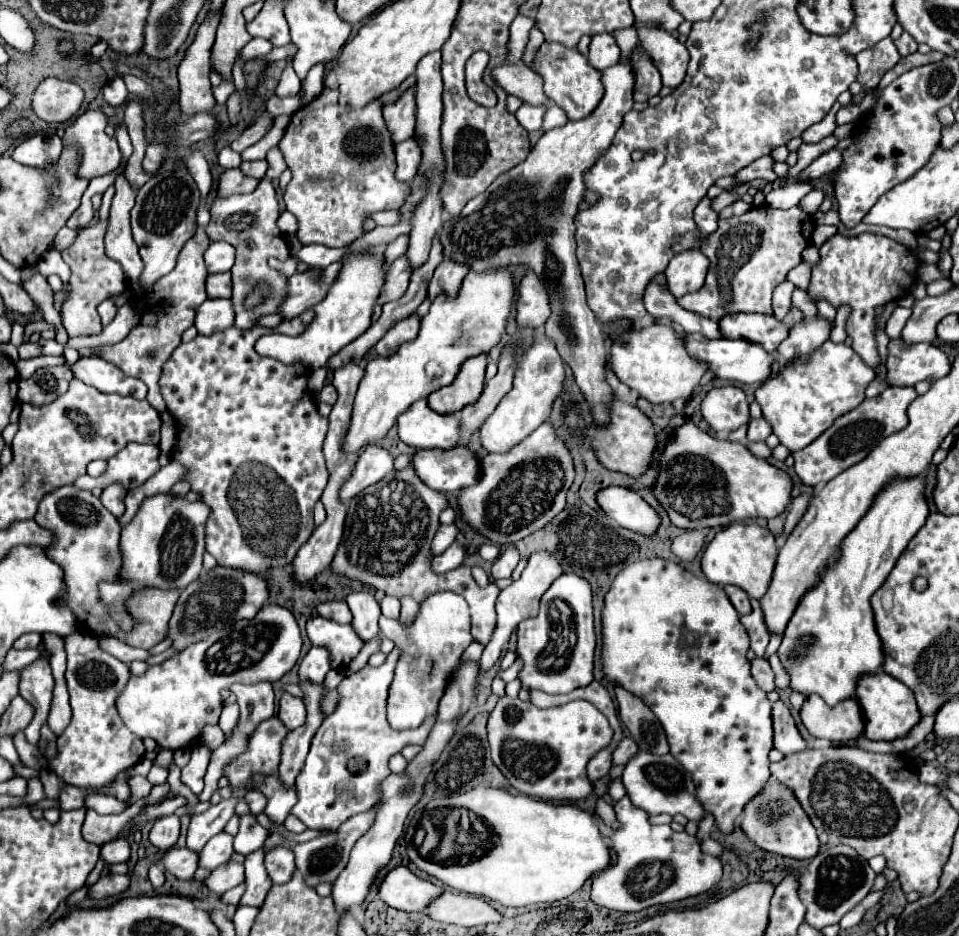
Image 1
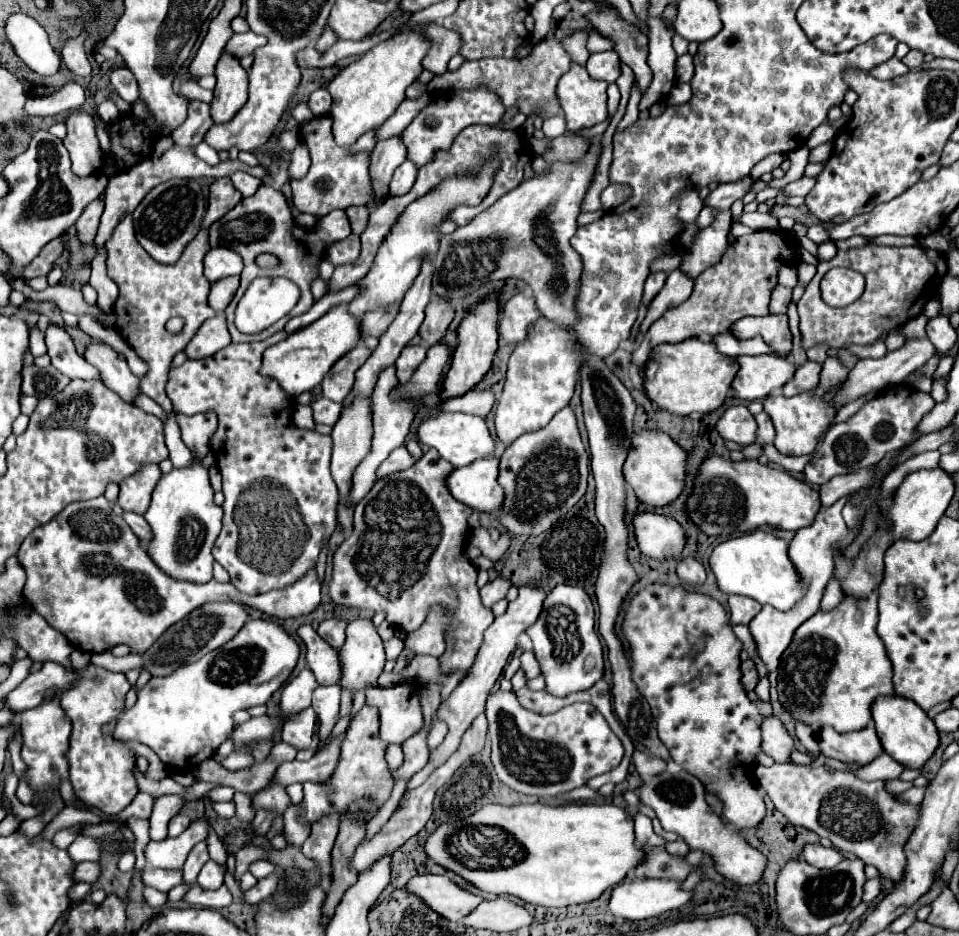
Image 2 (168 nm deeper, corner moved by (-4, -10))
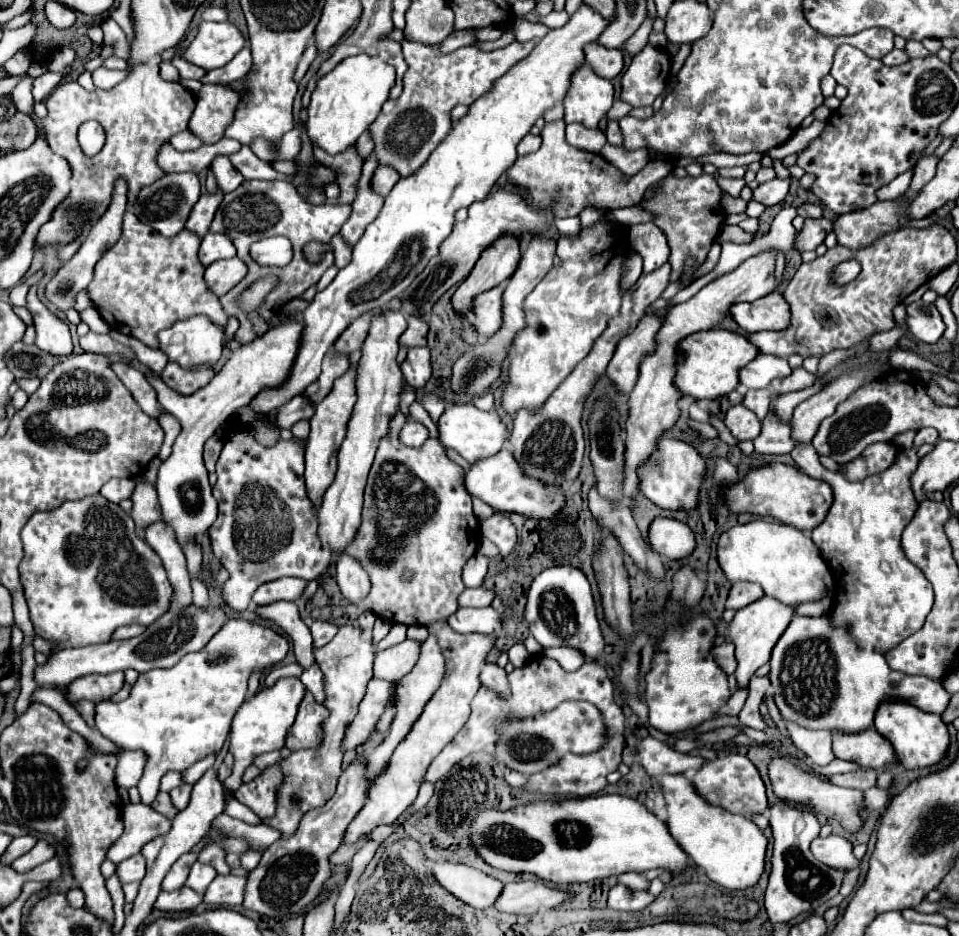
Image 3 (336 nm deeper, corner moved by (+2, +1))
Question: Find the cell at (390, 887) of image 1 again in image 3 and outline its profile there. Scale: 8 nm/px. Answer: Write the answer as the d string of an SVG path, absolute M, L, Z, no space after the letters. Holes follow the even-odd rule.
M432 864L436 882L460 902L472 908L490 908L502 890L502 882L464 864Z

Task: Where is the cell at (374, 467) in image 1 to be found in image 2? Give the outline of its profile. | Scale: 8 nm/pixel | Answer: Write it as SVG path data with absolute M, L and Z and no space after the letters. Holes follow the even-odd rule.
M398 447L394 449L386 461L382 461L382 465L378 467L378 477L384 477L384 475L390 475L394 471L402 471L402 469L408 469L416 463L416 459L408 453L406 447Z

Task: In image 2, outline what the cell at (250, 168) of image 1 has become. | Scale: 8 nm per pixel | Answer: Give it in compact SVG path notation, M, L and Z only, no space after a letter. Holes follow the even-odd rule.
M244 171L232 173L232 175L230 175L230 181L232 181L232 185L234 185L244 197L250 197L250 195L258 189L258 185L262 183L260 179L256 179L256 177L252 177L252 175L244 173Z

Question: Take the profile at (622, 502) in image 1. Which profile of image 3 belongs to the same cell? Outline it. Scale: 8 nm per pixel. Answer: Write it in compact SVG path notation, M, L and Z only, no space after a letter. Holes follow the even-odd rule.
M664 516L652 520L648 530L648 542L656 554L670 560L680 560L688 556L696 546L694 534L684 522Z

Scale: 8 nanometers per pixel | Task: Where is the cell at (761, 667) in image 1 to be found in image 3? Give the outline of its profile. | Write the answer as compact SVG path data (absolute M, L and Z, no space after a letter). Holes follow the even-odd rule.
M722 644L714 648L714 658L718 658L718 664L724 668L724 672L728 676L732 676L736 672L736 656L734 656L734 644Z

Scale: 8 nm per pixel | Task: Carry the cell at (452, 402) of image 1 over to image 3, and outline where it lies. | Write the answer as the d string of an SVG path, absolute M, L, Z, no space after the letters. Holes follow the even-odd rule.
M498 240L498 244L492 244L482 252L478 264L470 272L470 276L458 286L456 294L452 296L452 308L460 318L468 318L474 308L474 298L486 290L492 290L494 286L506 282L518 262L520 262L520 244L518 240Z

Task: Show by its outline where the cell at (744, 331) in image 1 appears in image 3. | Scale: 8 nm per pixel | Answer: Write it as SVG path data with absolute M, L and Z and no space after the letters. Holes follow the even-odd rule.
M772 292L754 302L740 302L730 308L732 318L744 332L784 330L790 322L788 302L780 292Z

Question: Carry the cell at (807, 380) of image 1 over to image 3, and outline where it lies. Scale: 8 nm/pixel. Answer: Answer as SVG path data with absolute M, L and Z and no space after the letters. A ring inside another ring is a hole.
M768 412L768 416L762 420L762 432L758 438L754 438L754 448L758 454L788 454L796 446L796 440L792 438L792 428L788 422L778 420L774 412Z

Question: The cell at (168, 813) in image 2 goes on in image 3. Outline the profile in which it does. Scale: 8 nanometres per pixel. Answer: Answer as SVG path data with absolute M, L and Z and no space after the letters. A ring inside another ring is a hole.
M128 804L122 808L124 834L114 842L114 848L108 852L108 860L120 864L122 860L140 852L146 840L152 840L158 834L170 830L170 818L156 812L150 804Z

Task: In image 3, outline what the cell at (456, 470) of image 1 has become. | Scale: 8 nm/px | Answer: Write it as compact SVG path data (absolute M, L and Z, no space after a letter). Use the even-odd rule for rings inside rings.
M506 446L494 456L476 460L464 474L464 486L470 496L484 500L498 512L518 512L538 520L552 518L564 504L564 496L558 488L544 488L542 484L538 484L538 480L526 480L526 476L522 476L518 462Z

